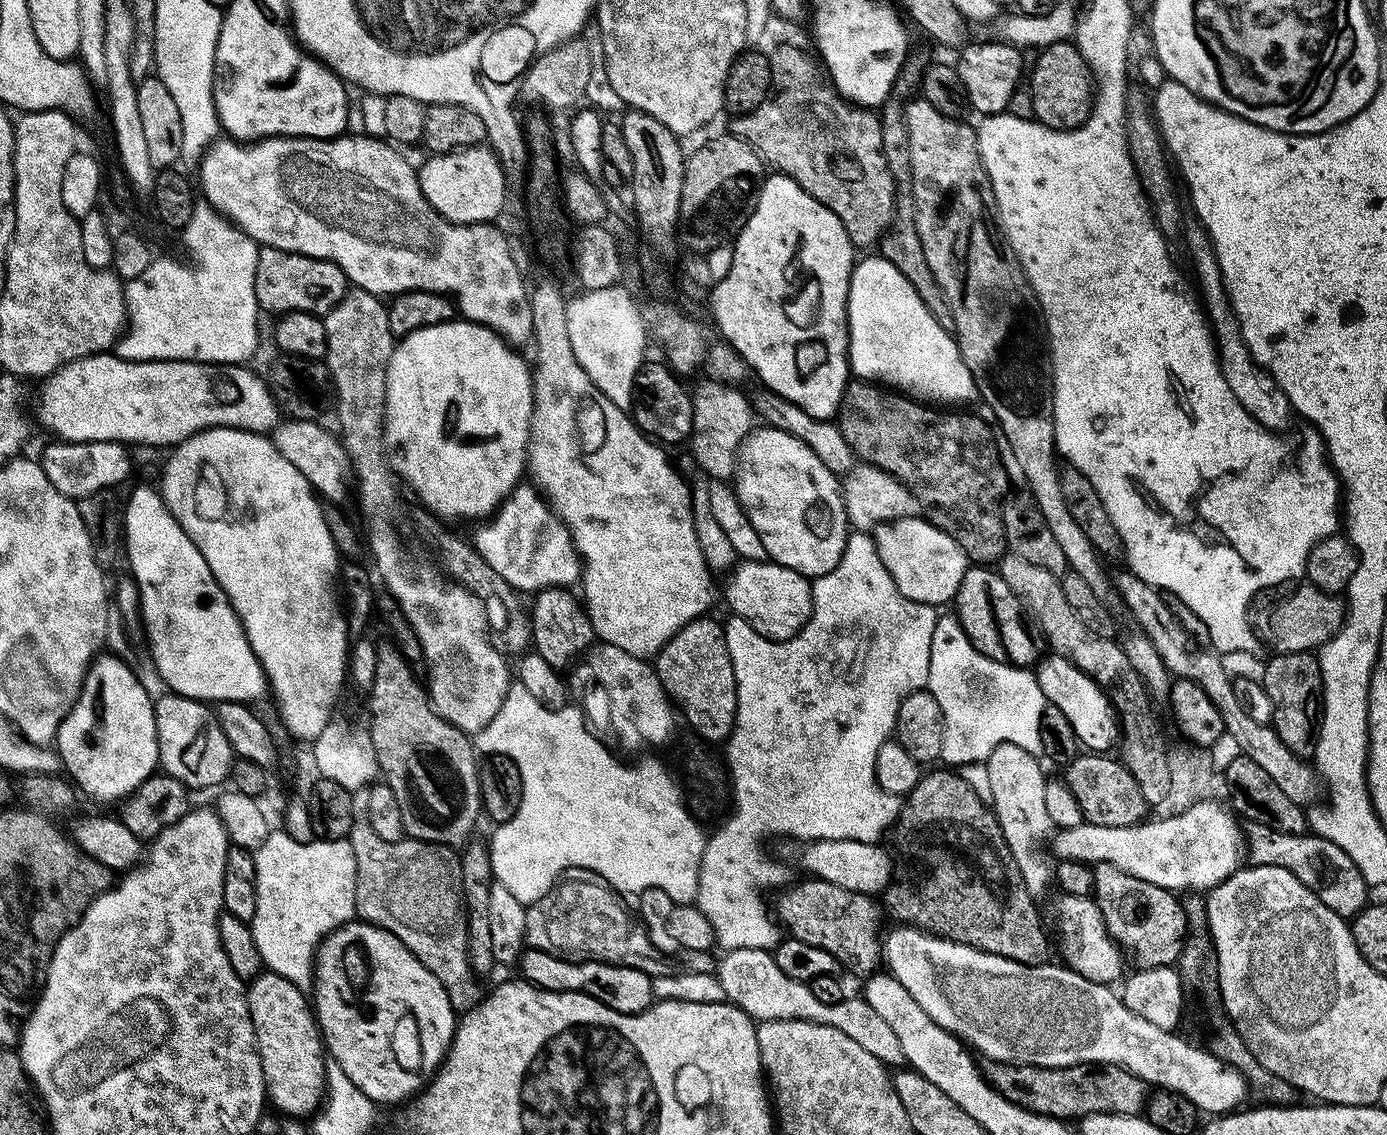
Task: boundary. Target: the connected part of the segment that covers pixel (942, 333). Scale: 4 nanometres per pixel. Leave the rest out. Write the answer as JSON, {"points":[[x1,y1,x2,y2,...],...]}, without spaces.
{"points":[[879,254,857,259,852,269,848,287,848,367,853,377,861,376,864,382,891,386,944,406,964,406,976,396,977,377,966,370,955,335,935,321,911,282]]}

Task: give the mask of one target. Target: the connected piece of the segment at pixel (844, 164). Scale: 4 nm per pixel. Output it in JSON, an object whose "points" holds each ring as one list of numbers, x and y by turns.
{"points":[[780,44,770,52,772,91,753,112,733,119,736,121,730,128,731,135,746,141,769,169,781,176,789,176,806,190,806,194,822,202,826,210,838,214,838,222,842,222,853,249,879,245,896,214,896,184,883,157,880,117,871,108,859,108,849,102,832,85,823,63,812,56,807,56,796,44]]}

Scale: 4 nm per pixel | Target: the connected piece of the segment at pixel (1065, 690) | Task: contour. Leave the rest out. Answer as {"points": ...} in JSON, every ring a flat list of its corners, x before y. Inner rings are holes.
{"points":[[1048,654,1035,665,1034,675,1047,703,1058,706,1074,726,1074,734,1087,751,1108,754,1118,744,1118,717,1106,693,1078,666,1066,658]]}

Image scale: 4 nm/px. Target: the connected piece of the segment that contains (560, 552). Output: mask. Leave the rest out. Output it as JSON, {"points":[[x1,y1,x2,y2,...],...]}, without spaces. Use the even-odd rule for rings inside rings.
{"points":[[517,485,491,520,483,523,486,525,477,532,474,539,474,547,479,555,520,594,536,594,541,590,552,590,554,586,576,584,582,569,581,557,568,526,541,491,530,486]]}

